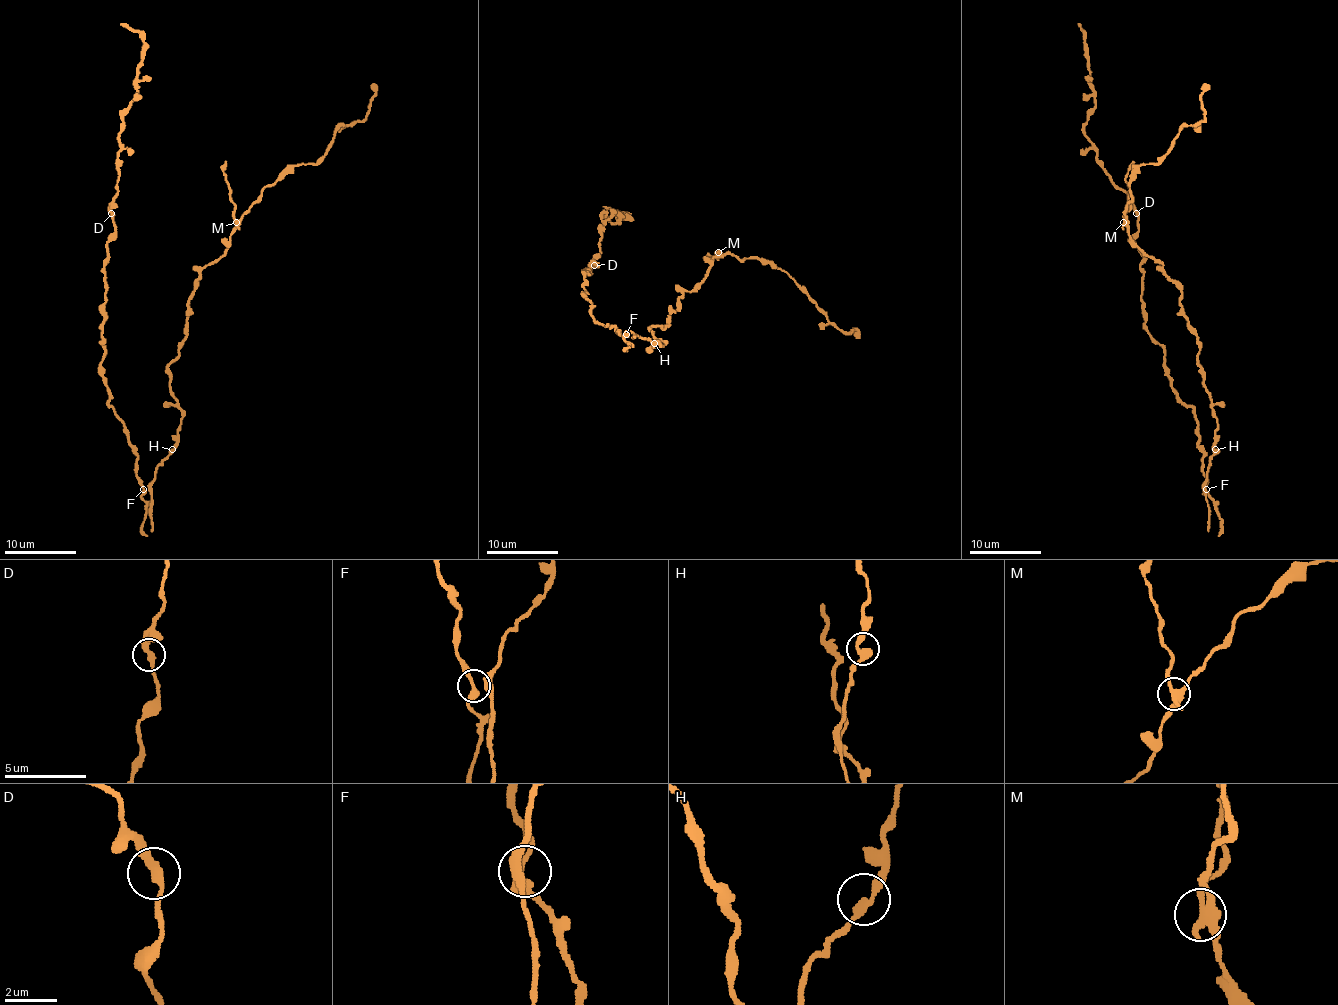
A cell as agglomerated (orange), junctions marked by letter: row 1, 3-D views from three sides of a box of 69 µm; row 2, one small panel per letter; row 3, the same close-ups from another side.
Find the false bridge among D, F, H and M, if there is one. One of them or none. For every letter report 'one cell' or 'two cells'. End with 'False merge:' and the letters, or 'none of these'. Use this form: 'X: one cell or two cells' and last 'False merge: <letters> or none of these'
D: one cell
F: one cell
H: one cell
M: two cells
False merge: M

